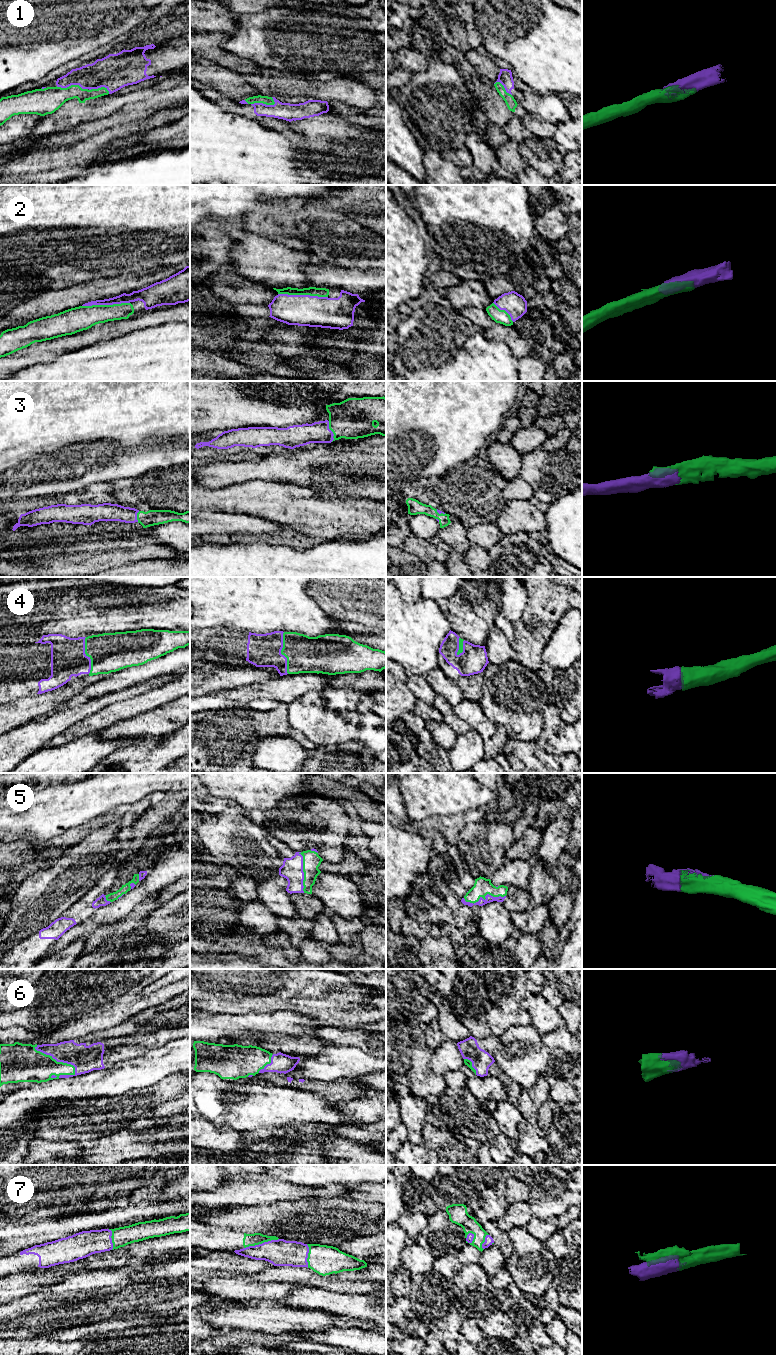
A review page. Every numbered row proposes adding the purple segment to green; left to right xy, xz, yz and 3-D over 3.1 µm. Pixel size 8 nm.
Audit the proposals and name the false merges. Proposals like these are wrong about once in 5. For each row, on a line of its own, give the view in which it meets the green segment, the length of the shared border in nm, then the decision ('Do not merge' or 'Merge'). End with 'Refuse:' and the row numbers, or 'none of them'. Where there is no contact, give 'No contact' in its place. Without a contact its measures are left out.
1: Touches green in xy. Shared border 260 nm. Merge
2: Touches green in xz. Shared border 400 nm. Merge
3: Touches green in xz. Shared border 170 nm. Merge
4: Touches green in xz. Shared border 340 nm. Merge
5: Touches green in yz. Shared border 340 nm. Merge
6: Touches green in xy. Shared border 400 nm. Merge
7: Touches green in xz. Shared border 300 nm. Merge
Refuse: none of them

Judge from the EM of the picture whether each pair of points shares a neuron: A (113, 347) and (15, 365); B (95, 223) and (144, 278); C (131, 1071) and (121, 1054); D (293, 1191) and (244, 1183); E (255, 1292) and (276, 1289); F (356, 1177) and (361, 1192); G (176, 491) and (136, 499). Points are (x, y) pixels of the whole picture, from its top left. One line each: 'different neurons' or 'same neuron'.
A: different neurons
B: different neurons
C: different neurons
D: same neuron
E: same neuron
F: different neurons
G: same neuron

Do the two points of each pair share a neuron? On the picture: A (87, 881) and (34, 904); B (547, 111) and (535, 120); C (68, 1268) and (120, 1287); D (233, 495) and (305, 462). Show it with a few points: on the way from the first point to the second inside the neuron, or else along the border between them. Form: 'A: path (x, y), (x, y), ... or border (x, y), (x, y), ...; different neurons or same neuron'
A: path (74, 881), (61, 893), (47, 899); same neuron
B: border (519, 104), (529, 112), (537, 114), (556, 125); different neurons
C: border (101, 1269), (82, 1269), (70, 1274), (57, 1283); different neurons
D: border (243, 481), (276, 480), (289, 483); different neurons

